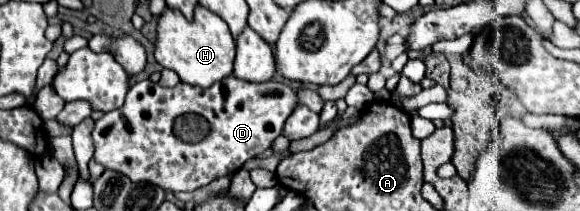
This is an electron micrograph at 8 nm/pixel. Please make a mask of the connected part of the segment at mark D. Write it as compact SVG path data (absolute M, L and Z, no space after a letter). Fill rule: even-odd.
M229 75L229 79L215 83L209 89L201 89L201 87L193 87L193 85L185 85L185 83L179 83L173 89L165 89L159 83L151 83L149 79L139 81L129 89L123 107L105 113L95 123L95 129L93 129L95 155L93 155L93 159L111 171L119 171L119 173L127 175L135 183L147 181L147 183L159 185L165 191L169 189L173 193L175 191L195 191L199 187L209 185L211 181L219 179L219 177L239 171L245 161L267 151L271 147L271 143L275 141L275 137L279 137L283 133L283 125L285 125L287 117L291 115L291 111L295 109L295 105L297 105L295 91L287 83L281 83L281 81L251 83L251 81L237 79L235 75ZM187 113L201 115L209 121L207 137L203 137L195 143L187 143L173 133L175 119L181 115L187 115Z

